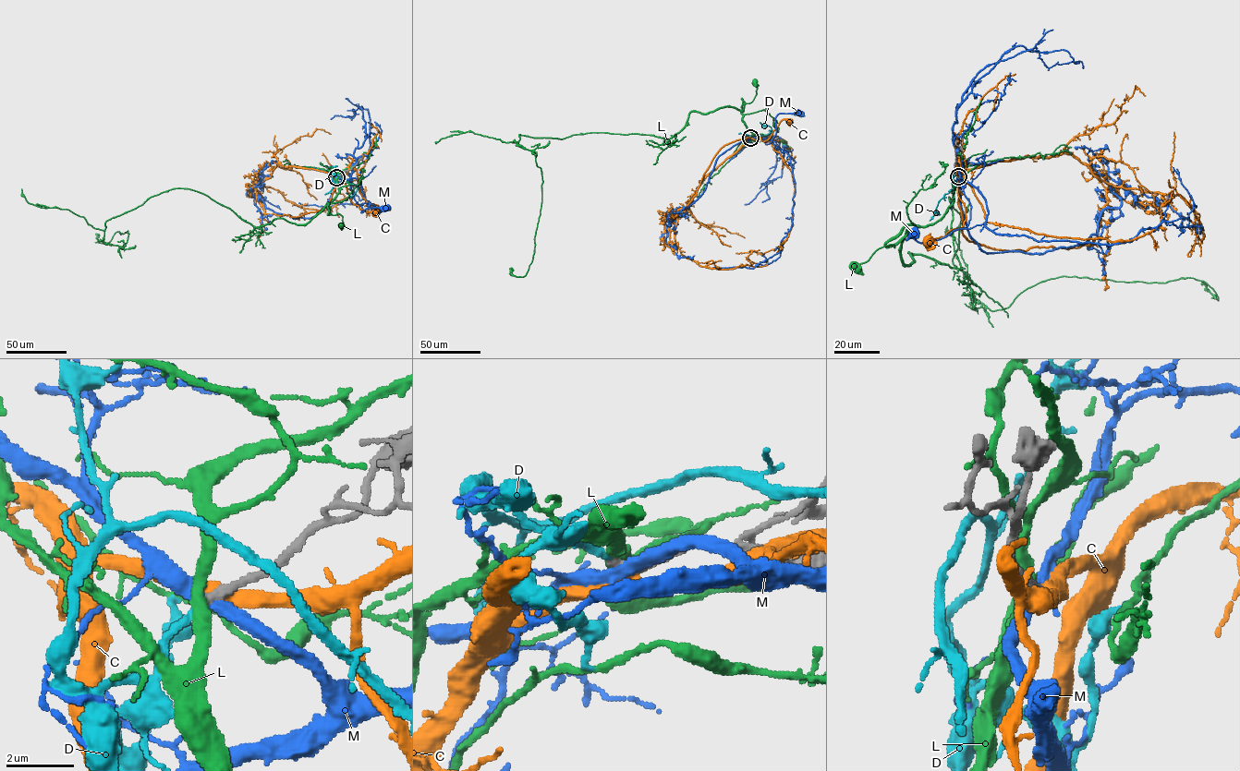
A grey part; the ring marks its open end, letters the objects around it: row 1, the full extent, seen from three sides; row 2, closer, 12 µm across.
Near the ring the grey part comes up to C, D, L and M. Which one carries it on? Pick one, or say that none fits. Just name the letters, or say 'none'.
D

